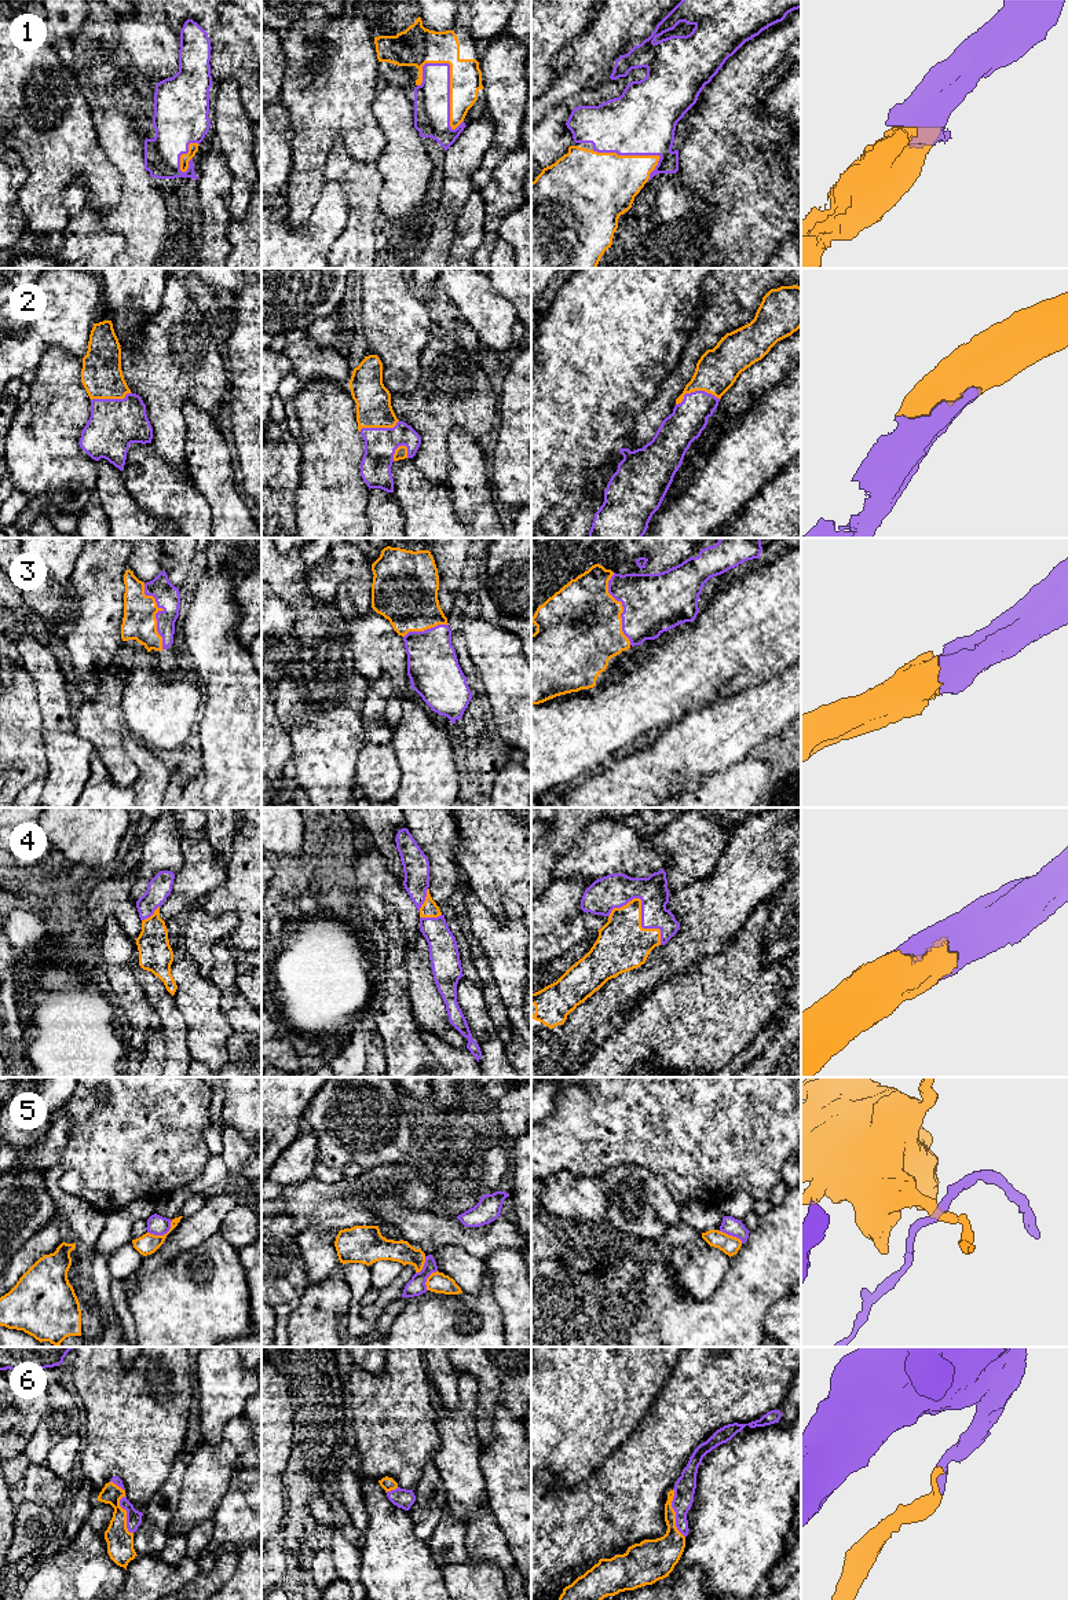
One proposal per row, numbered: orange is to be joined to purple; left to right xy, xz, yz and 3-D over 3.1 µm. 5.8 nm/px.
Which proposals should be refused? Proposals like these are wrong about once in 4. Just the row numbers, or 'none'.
5

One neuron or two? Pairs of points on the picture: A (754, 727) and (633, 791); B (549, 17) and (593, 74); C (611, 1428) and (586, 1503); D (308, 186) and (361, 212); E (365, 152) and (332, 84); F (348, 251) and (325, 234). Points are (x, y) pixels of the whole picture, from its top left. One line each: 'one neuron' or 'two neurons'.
A: one neuron
B: two neurons
C: two neurons
D: two neurons
E: one neuron
F: two neurons

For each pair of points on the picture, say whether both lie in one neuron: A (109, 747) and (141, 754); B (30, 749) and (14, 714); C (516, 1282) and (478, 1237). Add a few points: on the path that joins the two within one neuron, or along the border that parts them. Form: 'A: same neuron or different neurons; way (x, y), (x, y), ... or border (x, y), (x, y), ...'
A: different neurons; border (127, 753), (138, 771), (134, 784)
B: same neuron; way (22, 740), (17, 733), (17, 722)
C: different neurons; border (516, 1248), (498, 1248), (486, 1260)

